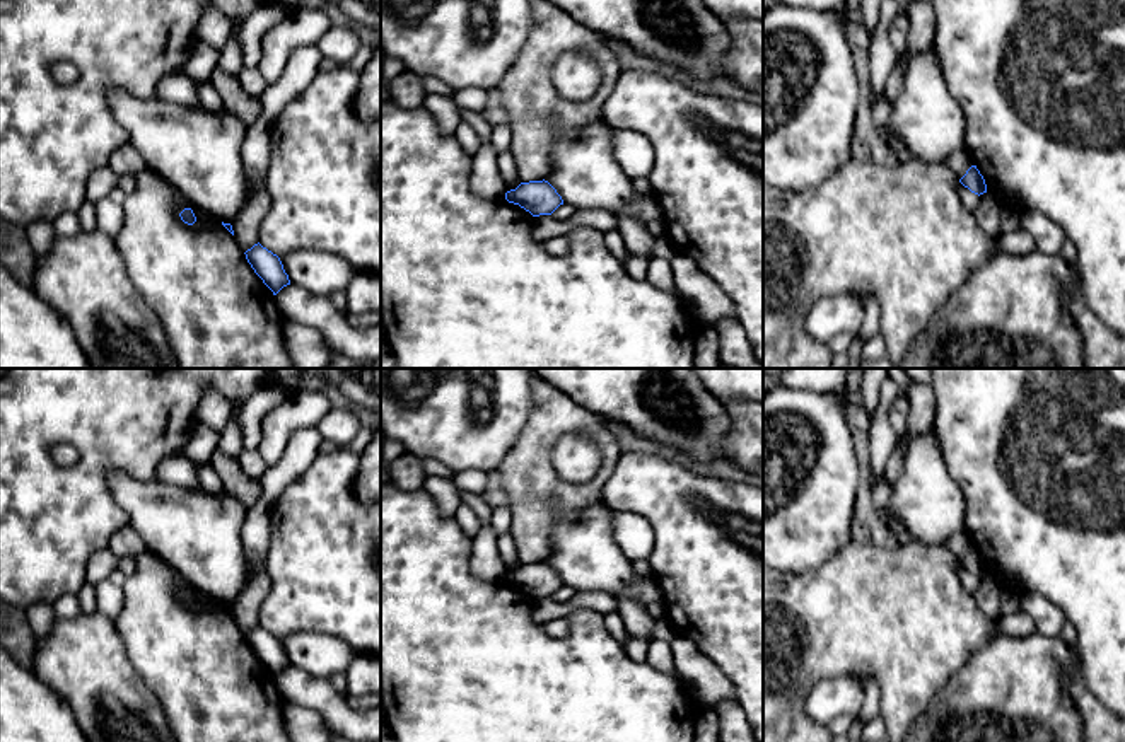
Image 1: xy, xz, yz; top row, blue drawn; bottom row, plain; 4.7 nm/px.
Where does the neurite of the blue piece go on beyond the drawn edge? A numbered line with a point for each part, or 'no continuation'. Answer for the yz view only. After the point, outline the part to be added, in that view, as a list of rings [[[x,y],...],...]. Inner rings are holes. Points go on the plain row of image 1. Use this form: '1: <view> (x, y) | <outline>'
no continuation

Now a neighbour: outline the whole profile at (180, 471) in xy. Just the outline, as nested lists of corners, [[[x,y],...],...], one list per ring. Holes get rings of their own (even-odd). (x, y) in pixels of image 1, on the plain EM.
[[[174,454],[164,466],[162,474],[167,483],[193,490],[198,488],[198,476],[195,464],[184,454]]]

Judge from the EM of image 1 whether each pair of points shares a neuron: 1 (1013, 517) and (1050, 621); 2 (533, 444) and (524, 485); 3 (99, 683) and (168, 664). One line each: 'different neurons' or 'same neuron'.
1: different neurons
2: same neuron
3: different neurons

